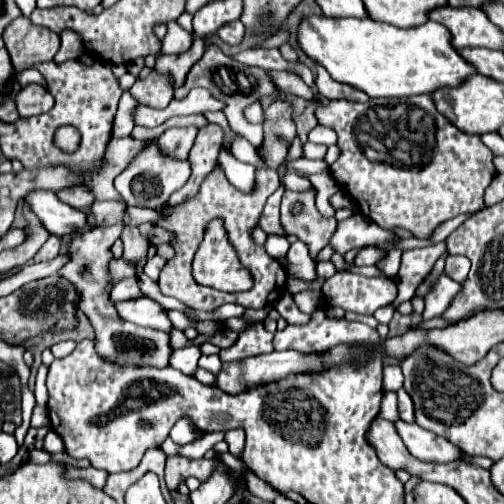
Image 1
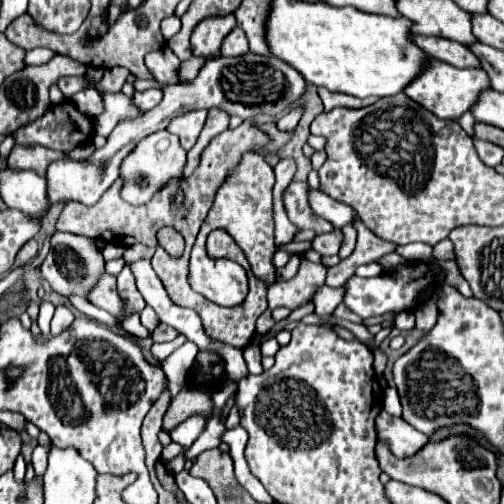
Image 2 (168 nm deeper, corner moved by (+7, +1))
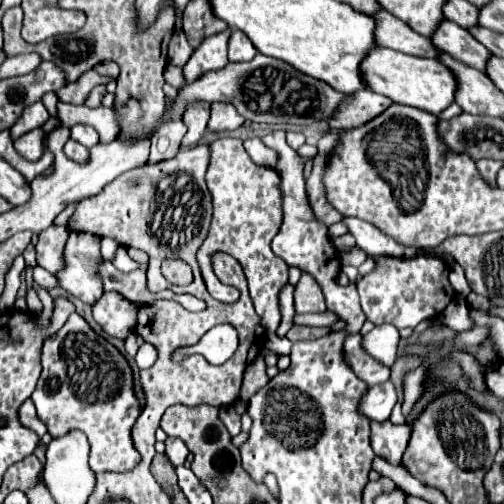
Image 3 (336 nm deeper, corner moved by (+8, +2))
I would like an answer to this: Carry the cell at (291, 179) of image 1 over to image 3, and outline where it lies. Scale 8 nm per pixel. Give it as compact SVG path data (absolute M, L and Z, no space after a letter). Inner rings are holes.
M346 216L342 218L342 222L346 224L348 232L356 238L356 244L370 256L400 256L400 258L414 258L420 254L418 248L410 248L410 246L402 246L398 242L394 242L392 238L388 238L386 234L382 234L376 226L362 222L362 218L356 216Z

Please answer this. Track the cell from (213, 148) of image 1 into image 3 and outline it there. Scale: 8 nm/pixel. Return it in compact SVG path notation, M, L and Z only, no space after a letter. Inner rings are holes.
M226 102L212 104L212 116L208 122L210 132L230 132L230 130L240 128L242 124L244 124L244 118L240 118L240 114L236 114L236 108L232 104L226 104Z

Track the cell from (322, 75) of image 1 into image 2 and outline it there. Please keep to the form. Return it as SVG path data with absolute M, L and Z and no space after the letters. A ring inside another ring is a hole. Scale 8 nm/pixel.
M319 87L319 97L325 105L325 111L331 111L333 107L349 107L349 109L357 109L357 107L367 107L369 103L377 101L373 97L369 99L357 99L357 97L349 97L349 95L343 95L343 93L331 93L331 91L325 91L323 87Z

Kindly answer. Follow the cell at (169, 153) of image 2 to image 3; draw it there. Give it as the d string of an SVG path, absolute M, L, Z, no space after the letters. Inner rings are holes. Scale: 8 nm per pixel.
M182 120L180 122L170 122L164 124L154 136L152 136L152 148L150 148L150 158L148 164L158 164L166 158L174 158L180 150L182 136L186 134Z

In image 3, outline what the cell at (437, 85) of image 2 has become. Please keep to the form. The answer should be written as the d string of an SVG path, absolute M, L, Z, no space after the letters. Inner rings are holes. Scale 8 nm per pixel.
M376 48L372 54L368 54L368 60L364 60L364 76L368 78L368 86L376 94L388 96L392 102L414 106L420 110L426 110L430 114L440 114L446 110L456 96L458 80L448 66L444 66L440 60L430 58L418 58L412 54L402 54L392 48Z

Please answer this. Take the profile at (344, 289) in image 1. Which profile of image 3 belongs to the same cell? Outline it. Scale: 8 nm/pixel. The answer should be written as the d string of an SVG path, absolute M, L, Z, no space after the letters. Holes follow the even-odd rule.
M420 254L416 258L390 258L380 256L378 268L356 282L360 304L370 322L394 324L400 328L414 328L426 318L436 318L444 306L456 296L448 282L448 264L432 254Z

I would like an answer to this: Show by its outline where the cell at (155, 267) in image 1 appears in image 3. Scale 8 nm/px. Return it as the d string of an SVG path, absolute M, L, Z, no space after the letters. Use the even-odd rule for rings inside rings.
M122 246L118 248L112 264L114 264L120 272L124 272L124 274L130 274L130 272L134 272L134 270L140 268L140 262L134 262L134 260L126 254L126 248L122 248Z

